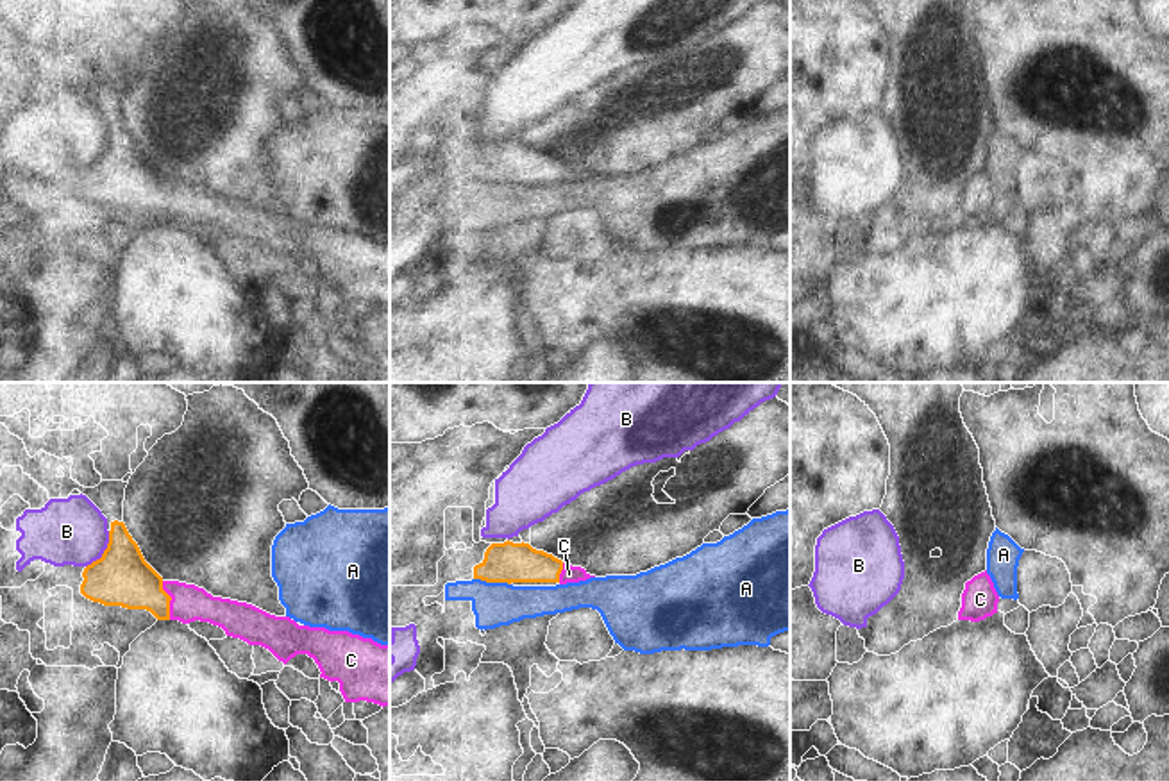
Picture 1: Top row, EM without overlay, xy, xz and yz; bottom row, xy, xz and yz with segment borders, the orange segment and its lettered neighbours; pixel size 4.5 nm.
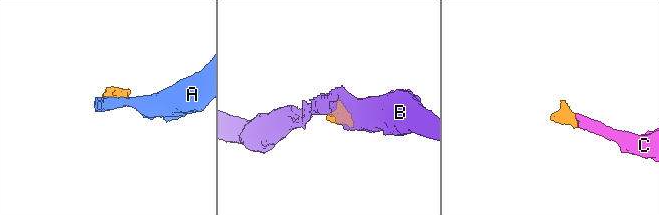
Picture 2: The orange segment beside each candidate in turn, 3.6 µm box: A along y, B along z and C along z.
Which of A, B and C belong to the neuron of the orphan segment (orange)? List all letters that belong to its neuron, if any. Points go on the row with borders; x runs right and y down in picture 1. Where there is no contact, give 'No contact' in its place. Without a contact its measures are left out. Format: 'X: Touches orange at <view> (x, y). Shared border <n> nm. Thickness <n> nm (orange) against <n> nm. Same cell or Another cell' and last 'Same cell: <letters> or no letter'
A: Touches orange at xz (492, 581). Shared border 170 nm. Thickness 180 nm (orange) against 200 nm. Another cell
B: Touches orange at xy (104, 551). Shared border 200 nm. Thickness 260 nm (orange) against 300 nm. Another cell
C: Touches orange at xy (170, 599). Shared border 180 nm. Thickness 260 nm (orange) against 160 nm. Same cell
Same cell: C

